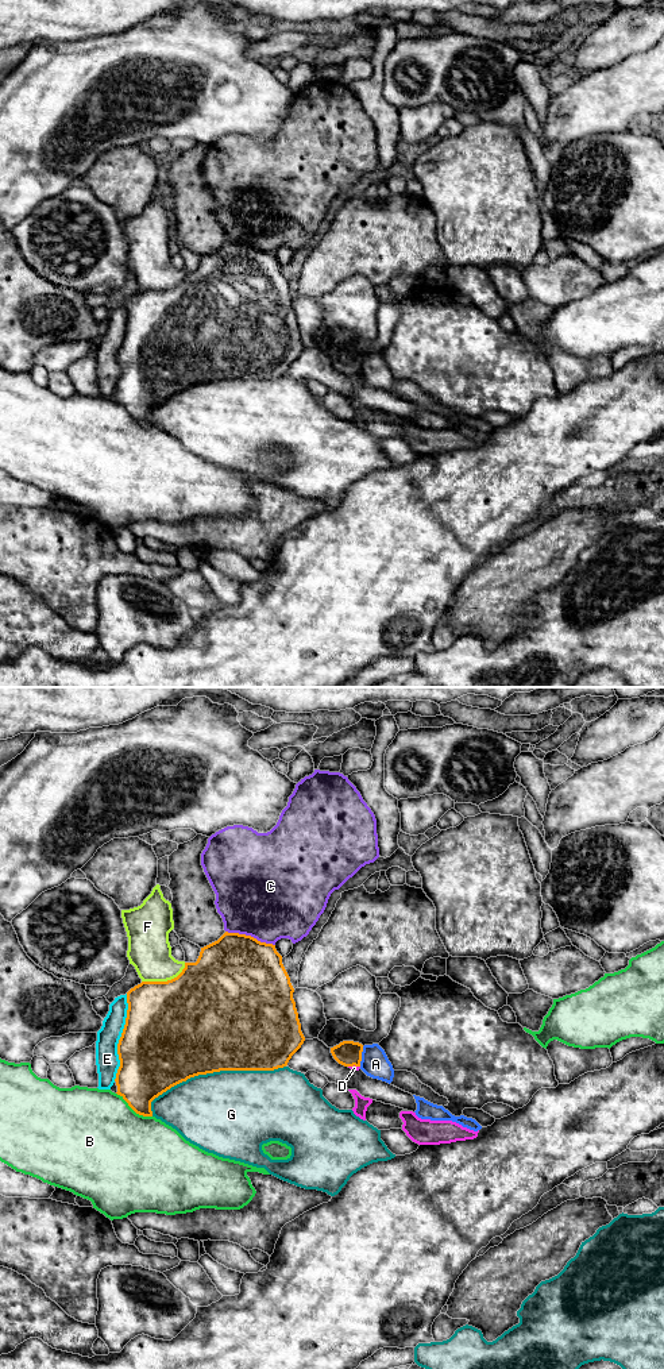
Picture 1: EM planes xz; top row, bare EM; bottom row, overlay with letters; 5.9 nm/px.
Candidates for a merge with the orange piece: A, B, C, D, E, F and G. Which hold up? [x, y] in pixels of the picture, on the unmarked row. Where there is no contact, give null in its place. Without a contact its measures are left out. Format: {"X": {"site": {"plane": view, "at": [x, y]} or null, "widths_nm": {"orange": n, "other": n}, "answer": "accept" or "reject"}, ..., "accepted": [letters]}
{"A": {"site": {"plane": "xz", "at": [361, 365]}, "widths_nm": {"orange": 160, "other": 160}, "answer": "reject"}, "B": {"site": {"plane": "xz", "at": [134, 419]}, "widths_nm": {"orange": 320, "other": 500}, "answer": "reject"}, "C": {"site": {"plane": "xz", "at": [250, 245]}, "widths_nm": {"orange": 480, "other": 500}, "answer": "reject"}, "D": {"site": {"plane": "xz", "at": [354, 373]}, "widths_nm": {"orange": 160, "other": 30}, "answer": "reject"}, "E": {"site": {"plane": "xz", "at": [120, 346]}, "widths_nm": {"orange": 500, "other": 140}, "answer": "reject"}, "F": {"site": {"plane": "xz", "at": [165, 290]}, "widths_nm": {"orange": 500, "other": 260}, "answer": "reject"}, "G": {"site": {"plane": "xz", "at": [211, 381]}, "widths_nm": {"orange": 500, "other": 500}, "answer": "reject"}, "accepted": []}

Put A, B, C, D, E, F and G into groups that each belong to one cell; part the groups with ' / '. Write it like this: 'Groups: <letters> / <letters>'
Groups: A / B / C / D / E / F / G

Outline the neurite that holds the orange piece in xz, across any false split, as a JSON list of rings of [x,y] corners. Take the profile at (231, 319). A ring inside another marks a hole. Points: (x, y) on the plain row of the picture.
[[[225,240],[217,250],[201,257],[196,271],[185,271],[177,286],[142,290],[127,301],[127,327],[117,352],[120,375],[115,387],[116,402],[136,423],[153,425],[151,410],[190,386],[220,379],[274,379],[286,375],[305,350],[293,301],[275,254]]]

